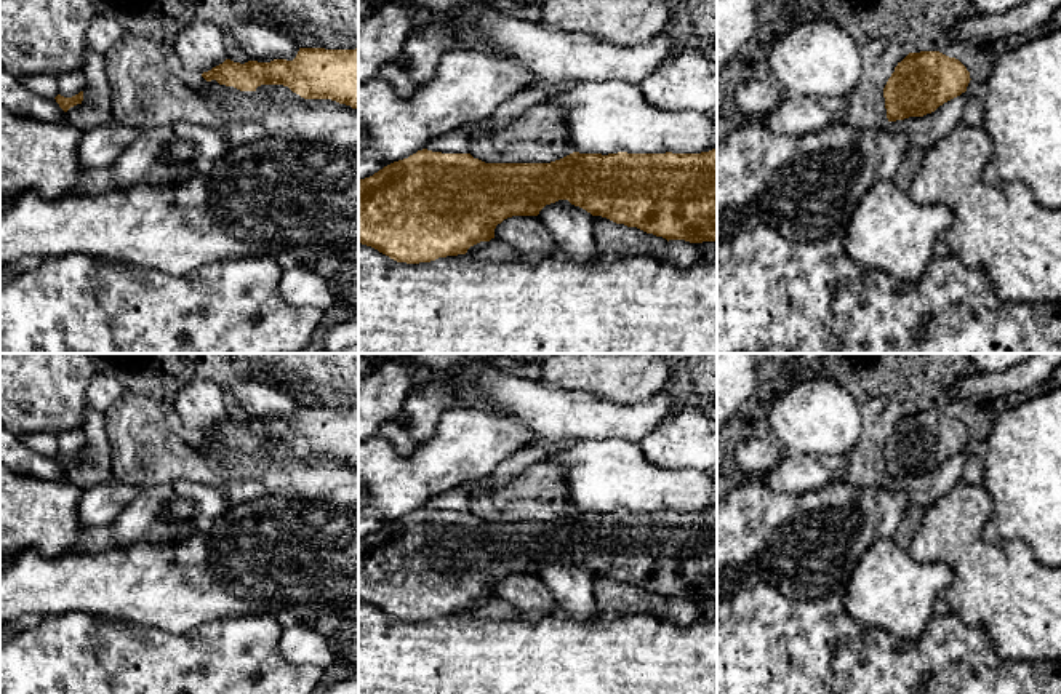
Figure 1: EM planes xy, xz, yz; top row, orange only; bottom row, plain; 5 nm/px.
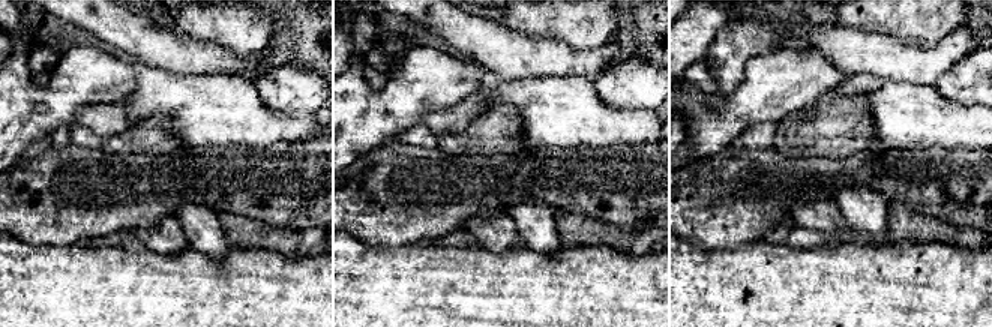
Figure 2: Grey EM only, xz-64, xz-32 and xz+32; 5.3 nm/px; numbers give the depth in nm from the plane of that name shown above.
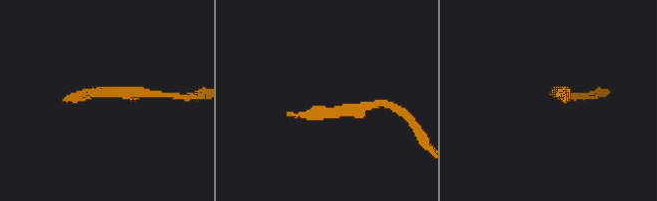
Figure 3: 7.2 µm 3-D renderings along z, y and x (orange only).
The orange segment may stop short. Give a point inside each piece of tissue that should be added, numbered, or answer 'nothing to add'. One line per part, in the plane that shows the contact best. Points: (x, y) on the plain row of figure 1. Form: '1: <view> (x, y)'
nothing to add

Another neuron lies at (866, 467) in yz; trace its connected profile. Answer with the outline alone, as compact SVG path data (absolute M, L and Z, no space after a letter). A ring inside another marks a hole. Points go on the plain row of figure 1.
M885 397L867 400L861 405L863 430L856 446L847 454L848 464L832 473L832 481L861 488L879 488L888 480L883 446L895 425L909 409Z

